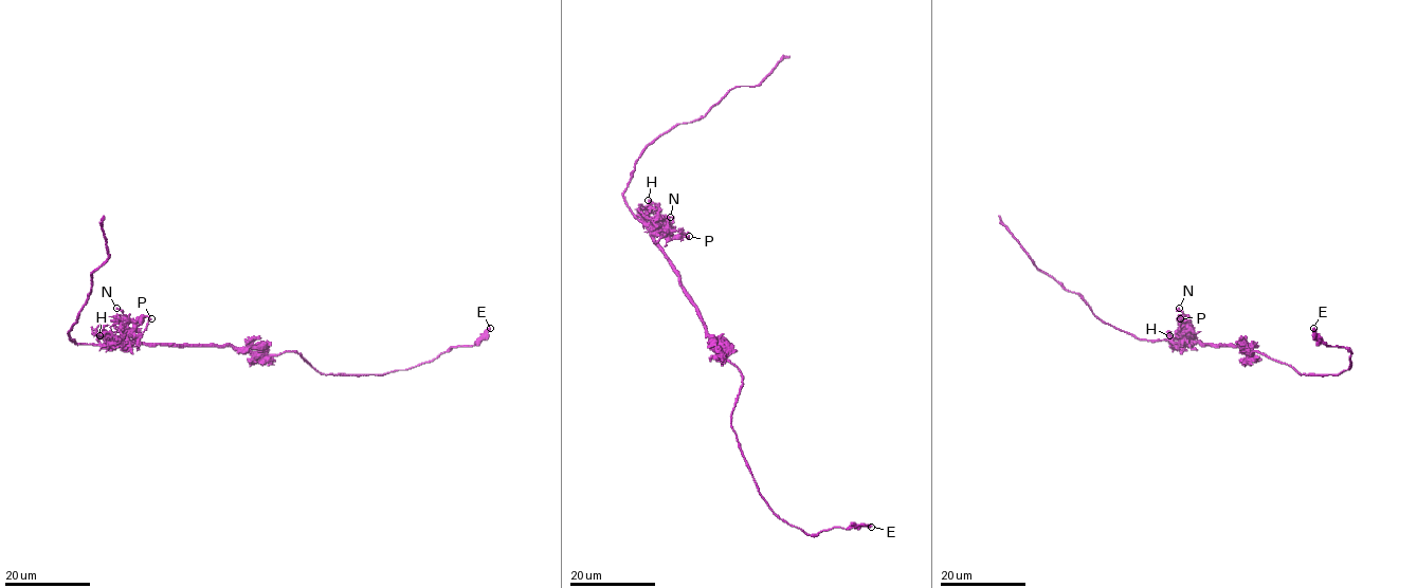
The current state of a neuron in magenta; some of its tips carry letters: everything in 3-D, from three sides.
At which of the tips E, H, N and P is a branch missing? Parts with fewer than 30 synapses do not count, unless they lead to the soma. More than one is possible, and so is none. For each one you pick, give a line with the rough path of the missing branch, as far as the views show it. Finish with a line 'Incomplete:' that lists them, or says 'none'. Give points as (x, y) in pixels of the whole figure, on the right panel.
Incomplete: none

